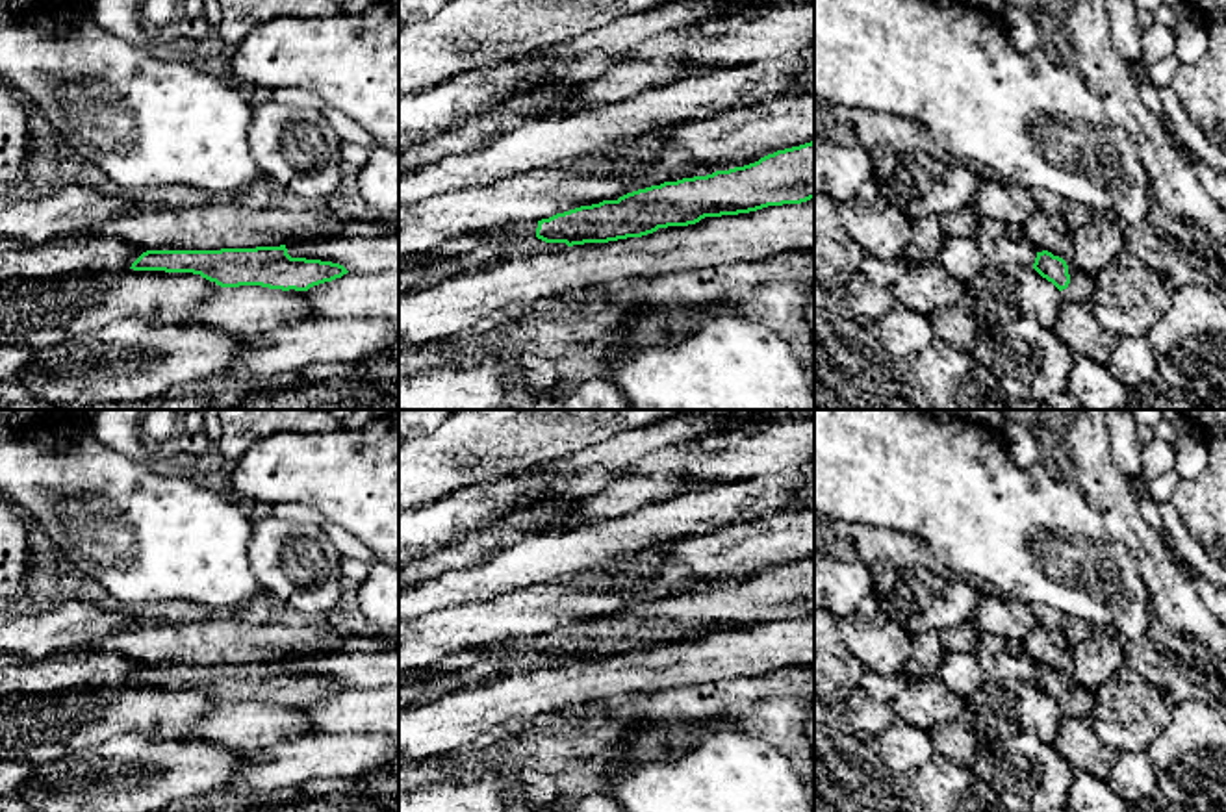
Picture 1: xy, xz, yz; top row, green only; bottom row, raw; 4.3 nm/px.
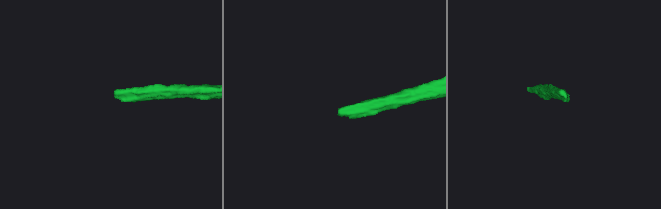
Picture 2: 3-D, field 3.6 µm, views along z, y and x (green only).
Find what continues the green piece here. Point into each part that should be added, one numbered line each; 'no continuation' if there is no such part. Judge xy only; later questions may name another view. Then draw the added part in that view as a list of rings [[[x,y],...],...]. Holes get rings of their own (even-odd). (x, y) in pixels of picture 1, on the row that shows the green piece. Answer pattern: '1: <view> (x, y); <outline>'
no continuation

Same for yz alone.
1: yz (1082, 286); [[[1066,260],[1070,284],[1061,291],[1063,302],[1083,304],[1091,300],[1094,291],[1094,278],[1083,273],[1074,260]]]

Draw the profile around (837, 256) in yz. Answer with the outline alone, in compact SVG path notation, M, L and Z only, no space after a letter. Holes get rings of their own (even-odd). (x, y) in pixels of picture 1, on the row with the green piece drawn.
M814 193L814 287L836 293L853 280L866 252L846 232L836 202Z

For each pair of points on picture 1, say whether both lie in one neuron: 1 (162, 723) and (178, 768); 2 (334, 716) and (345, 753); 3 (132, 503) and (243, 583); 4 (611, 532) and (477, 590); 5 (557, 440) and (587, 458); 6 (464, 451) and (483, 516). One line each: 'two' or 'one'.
1: two
2: two
3: one
4: one
5: two
6: two

